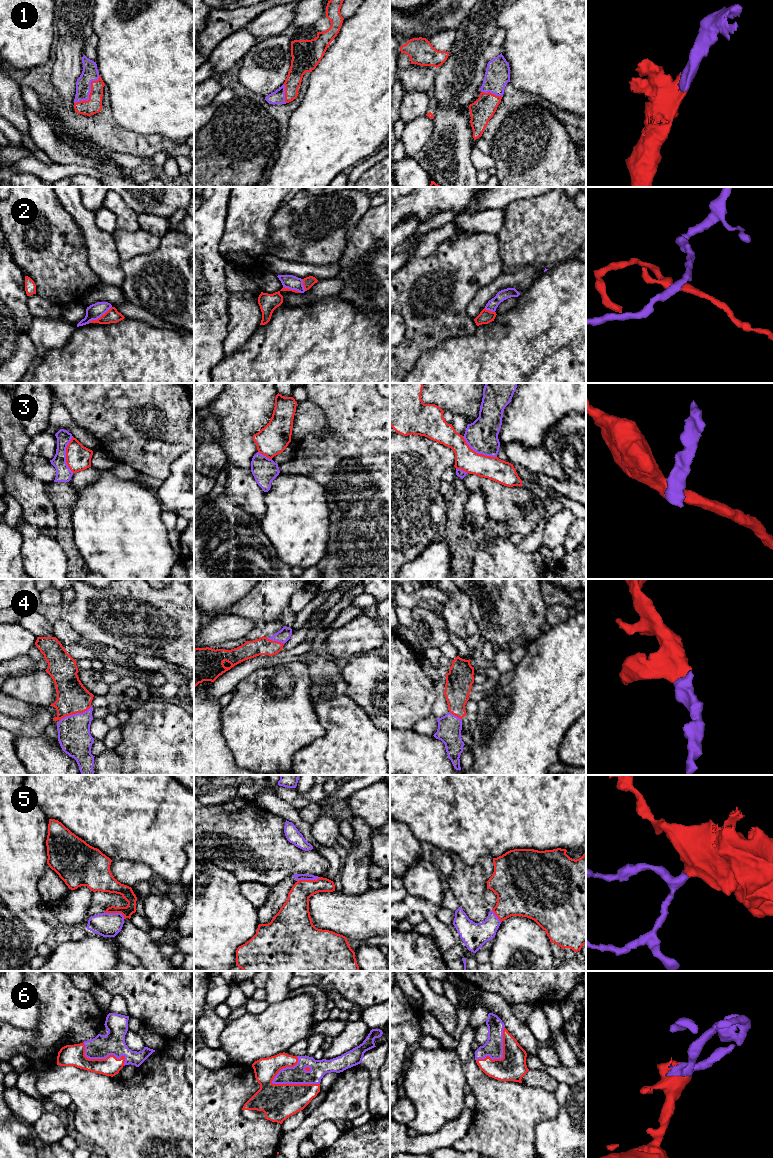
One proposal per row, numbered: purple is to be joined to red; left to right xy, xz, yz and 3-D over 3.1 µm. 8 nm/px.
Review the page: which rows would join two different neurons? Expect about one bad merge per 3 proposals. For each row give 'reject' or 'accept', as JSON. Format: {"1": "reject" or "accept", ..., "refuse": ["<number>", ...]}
{"1": "accept", "2": "reject", "3": "reject", "4": "accept", "5": "accept", "6": "accept", "refuse": ["2", "3"]}

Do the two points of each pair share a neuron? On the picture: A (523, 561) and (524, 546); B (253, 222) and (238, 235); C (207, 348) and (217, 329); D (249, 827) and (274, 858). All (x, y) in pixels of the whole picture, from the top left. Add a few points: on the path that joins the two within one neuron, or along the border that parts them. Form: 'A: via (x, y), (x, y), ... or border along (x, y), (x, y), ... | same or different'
A: border along (516, 546), (523, 552), (536, 551) | different
B: via (249, 226), (242, 233) | same
C: via (207, 343), (207, 339), (212, 334) | same
D: via (251, 835), (266, 850) | same

